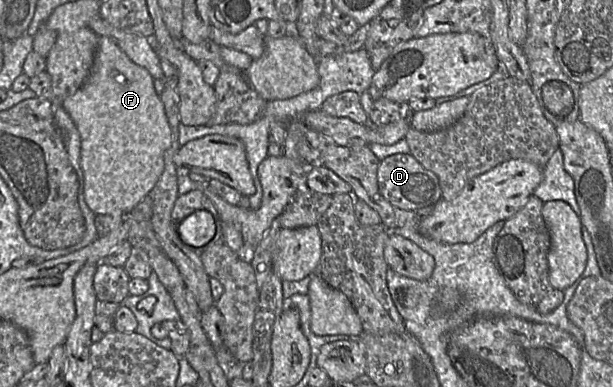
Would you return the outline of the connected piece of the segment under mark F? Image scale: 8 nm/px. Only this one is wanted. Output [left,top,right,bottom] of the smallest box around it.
[61,36,173,215]

